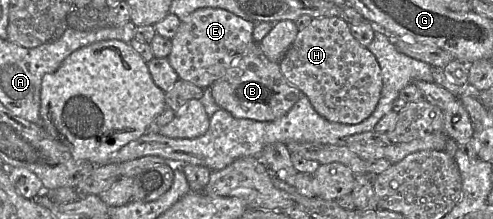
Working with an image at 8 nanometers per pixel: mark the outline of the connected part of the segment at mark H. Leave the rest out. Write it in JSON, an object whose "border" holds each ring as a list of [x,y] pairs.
{"border":[[[340,17],[312,19],[307,27],[298,31],[293,44],[279,61],[279,67],[287,81],[304,93],[315,111],[329,121],[358,124],[377,106],[382,89],[380,66],[375,56],[354,39],[349,24]]]}

